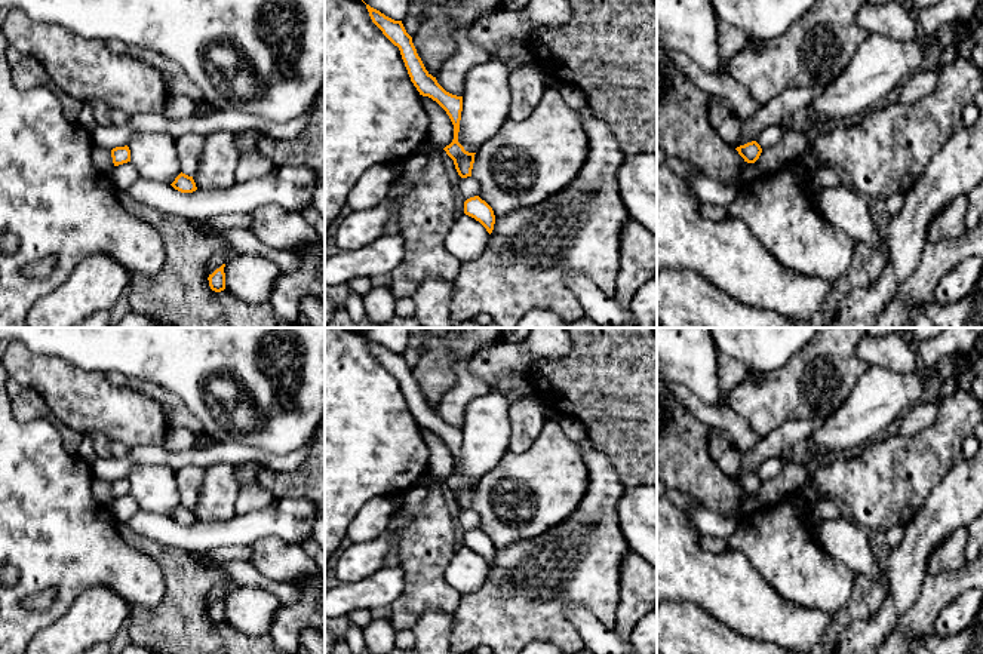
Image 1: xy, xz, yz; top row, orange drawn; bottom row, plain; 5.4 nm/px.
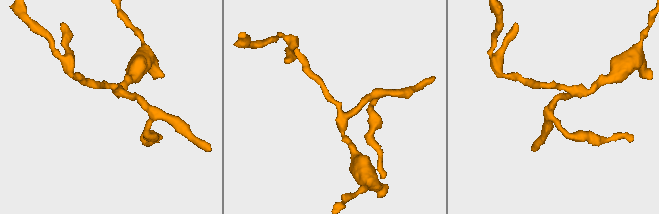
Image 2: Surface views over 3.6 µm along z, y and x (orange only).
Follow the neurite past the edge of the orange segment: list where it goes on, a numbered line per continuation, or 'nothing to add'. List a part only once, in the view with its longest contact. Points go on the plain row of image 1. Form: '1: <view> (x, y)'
nothing to add

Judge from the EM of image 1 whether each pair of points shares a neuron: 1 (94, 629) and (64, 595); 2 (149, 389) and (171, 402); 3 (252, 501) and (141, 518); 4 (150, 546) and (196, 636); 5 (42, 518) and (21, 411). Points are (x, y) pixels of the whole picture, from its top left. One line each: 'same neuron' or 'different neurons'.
1: different neurons
2: same neuron
3: different neurons
4: same neuron
5: different neurons

